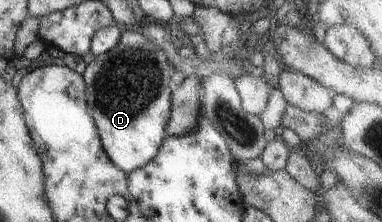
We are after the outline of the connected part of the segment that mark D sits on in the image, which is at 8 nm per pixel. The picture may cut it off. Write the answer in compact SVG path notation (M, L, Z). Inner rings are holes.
M123 29L117 44L108 52L95 56L81 75L87 108L95 122L101 147L111 163L125 174L153 160L166 136L164 132L170 116L171 75L171 68L162 49L147 39L140 30L131 31L131 29L129 31Z

